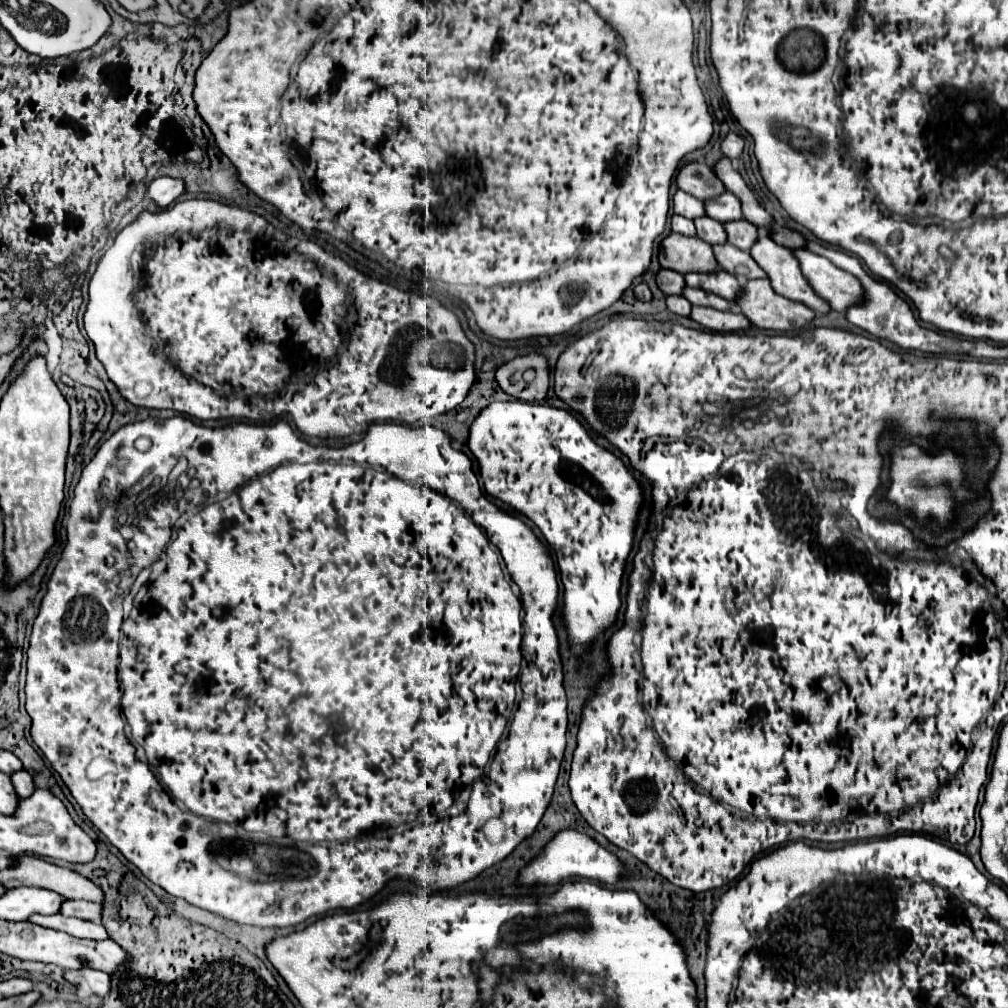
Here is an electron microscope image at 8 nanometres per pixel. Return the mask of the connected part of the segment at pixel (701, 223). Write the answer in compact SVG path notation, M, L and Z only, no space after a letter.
M704 215L704 217L694 219L694 225L696 225L696 231L698 231L698 237L702 237L706 243L710 243L710 245L726 243L726 231L724 231L722 223Z

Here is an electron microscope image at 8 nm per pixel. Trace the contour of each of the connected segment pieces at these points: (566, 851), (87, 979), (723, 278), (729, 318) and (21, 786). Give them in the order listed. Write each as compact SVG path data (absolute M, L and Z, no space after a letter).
M566 829L566 831L560 831L544 847L540 857L536 857L528 867L522 869L520 879L524 883L546 883L546 885L560 883L568 877L582 877L582 879L598 879L598 881L604 881L604 883L616 883L620 879L620 875L624 875L624 873L626 873L626 869L616 859L616 855L612 855L610 851L600 847L588 835Z
M78 969L78 971L64 971L64 979L72 985L86 983L96 995L104 997L110 989L110 977L96 969Z
M716 269L714 273L686 273L684 279L688 287L698 287L698 289L716 293L728 301L732 301L740 291L738 279L722 269Z
M692 307L690 319L710 331L744 331L750 327L748 319L742 313L716 311L710 307Z
M24 769L12 773L12 775L10 775L10 781L12 781L12 785L14 785L14 789L16 789L16 793L18 793L20 797L28 797L28 795L34 791L32 777L30 777L30 773L24 771Z

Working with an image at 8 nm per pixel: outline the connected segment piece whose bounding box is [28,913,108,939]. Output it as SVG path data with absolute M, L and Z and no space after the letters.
M60 913L56 915L30 915L30 923L40 925L40 927L50 927L56 931L64 931L74 937L82 939L106 939L106 929L98 921L84 921L84 919L74 919L74 917L62 917Z

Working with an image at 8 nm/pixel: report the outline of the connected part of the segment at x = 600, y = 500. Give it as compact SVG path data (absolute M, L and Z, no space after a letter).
M522 401L490 403L480 411L470 427L468 447L478 461L486 493L526 515L548 541L564 585L562 617L568 631L570 653L578 663L582 663L582 655L590 649L590 645L596 643L598 637L616 623L622 605L622 575L634 545L636 519L644 503L640 481L632 475L624 461L620 461L620 457L592 441L588 431L574 415L548 405Z

